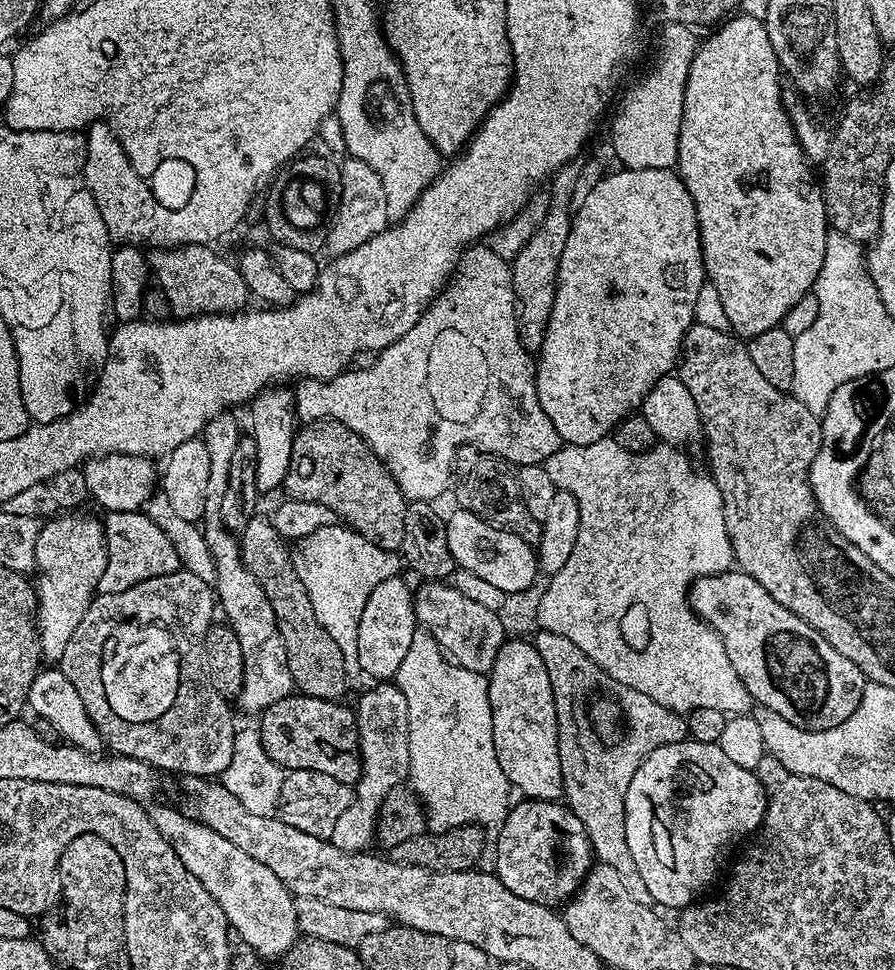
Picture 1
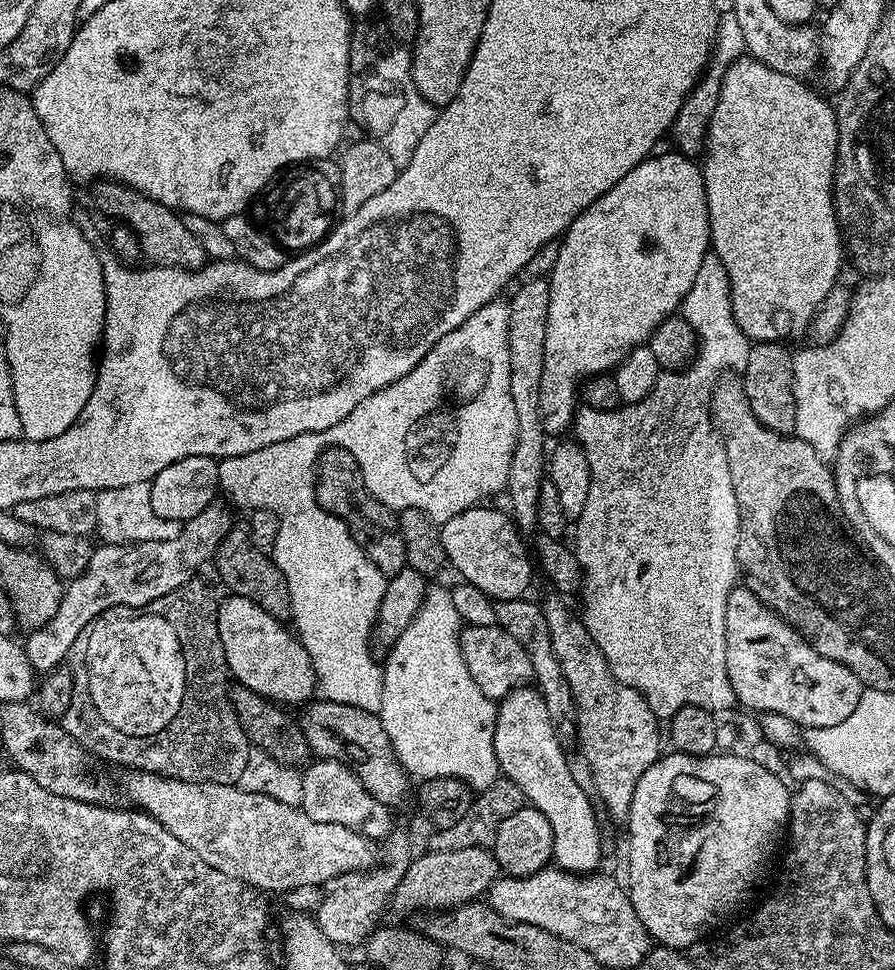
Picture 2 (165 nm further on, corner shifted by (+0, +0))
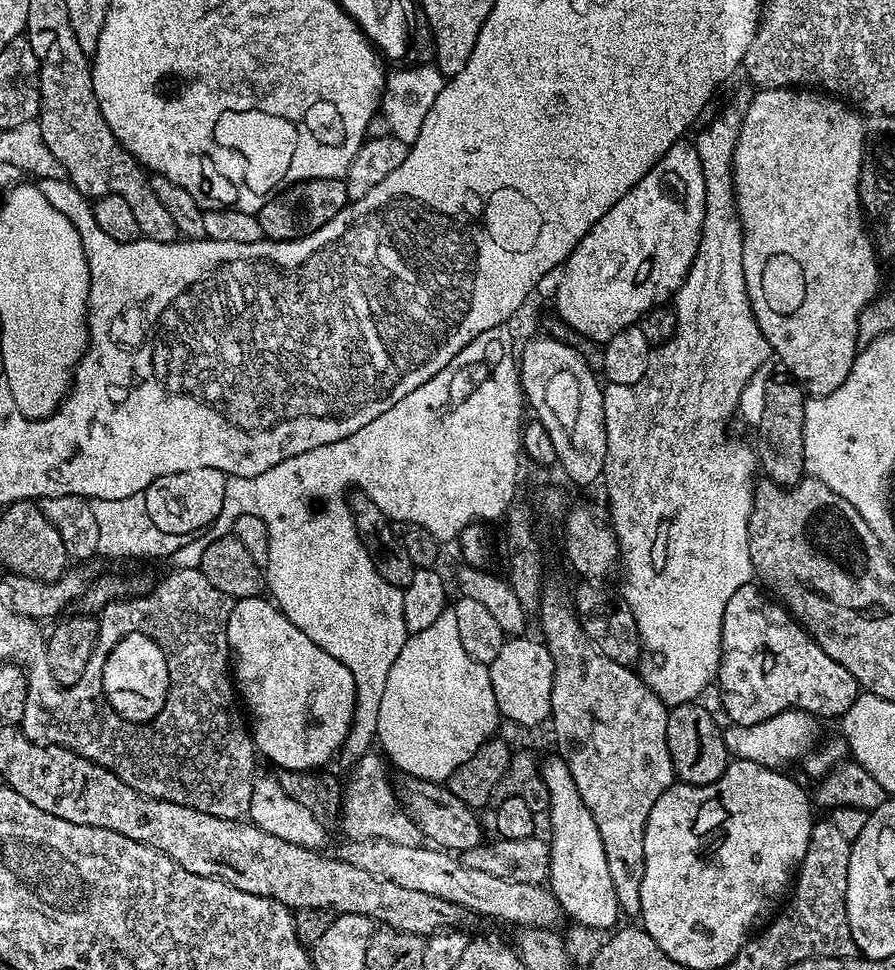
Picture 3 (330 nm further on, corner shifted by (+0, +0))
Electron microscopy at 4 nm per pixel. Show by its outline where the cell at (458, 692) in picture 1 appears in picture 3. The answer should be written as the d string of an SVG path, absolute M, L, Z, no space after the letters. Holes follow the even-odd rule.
M446 610L442 614L438 614L437 620L431 624L426 630L418 630L409 635L408 641L402 646L402 654L398 654L398 658L394 658L394 666L390 666L390 674L386 678L386 690L382 690L382 706L378 710L378 730L376 738L378 748L385 757L386 755L392 759L392 764L406 776L417 776L423 780L435 780L437 782L447 781L450 774L454 774L454 770L458 770L458 766L462 766L462 762L466 762L474 753L485 744L486 741L493 739L496 723L501 723L502 717L496 703L494 702L494 690L490 686L490 674L485 665L474 662L474 658L470 658L470 654L466 654L466 650L462 647L462 637L458 634L458 622L454 619L454 614L450 610Z

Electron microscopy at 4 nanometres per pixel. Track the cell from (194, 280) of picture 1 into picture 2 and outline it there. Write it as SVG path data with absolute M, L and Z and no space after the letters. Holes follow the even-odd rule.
M100 180L93 188L96 188L92 192L92 200L97 208L95 211L100 211L104 216L113 216L113 221L126 222L134 234L138 234L140 254L145 261L162 268L181 268L191 272L209 263L206 250L202 250L198 238L190 234L181 213L162 206L162 202L154 202L154 198L120 184L117 180Z

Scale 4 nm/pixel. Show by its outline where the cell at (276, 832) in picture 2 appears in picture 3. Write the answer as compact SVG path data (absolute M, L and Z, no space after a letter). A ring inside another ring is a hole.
M348 840L341 846L338 856L347 864L367 870L369 874L378 874L378 878L387 878L398 886L422 890L422 894L434 894L434 898L457 904L468 914L477 912L480 916L505 920L520 928L555 929L556 923L562 920L560 904L544 884L506 882L485 874L483 870L470 870L470 866L460 863L453 853L442 848L420 844L398 846L398 842L385 840Z

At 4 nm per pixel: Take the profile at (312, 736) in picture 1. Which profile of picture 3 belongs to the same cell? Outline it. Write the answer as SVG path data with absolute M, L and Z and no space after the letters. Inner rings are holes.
M401 775L399 779L400 781L395 781L394 791L400 801L400 805L408 811L408 817L416 823L421 837L423 837L429 845L442 848L446 852L459 854L482 843L480 820L476 817L479 815L477 815L473 808L466 806L466 802L454 798L454 794L450 794L447 786L435 780L423 780L417 776Z

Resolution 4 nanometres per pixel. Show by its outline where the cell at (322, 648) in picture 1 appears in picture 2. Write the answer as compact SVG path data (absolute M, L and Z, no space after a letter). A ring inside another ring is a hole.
M237 523L226 534L224 541L218 546L214 557L216 572L220 575L222 583L228 587L229 593L250 598L262 610L277 618L284 618L289 615L288 587L286 578L278 570L276 561L265 549L256 548L248 533L247 523Z

